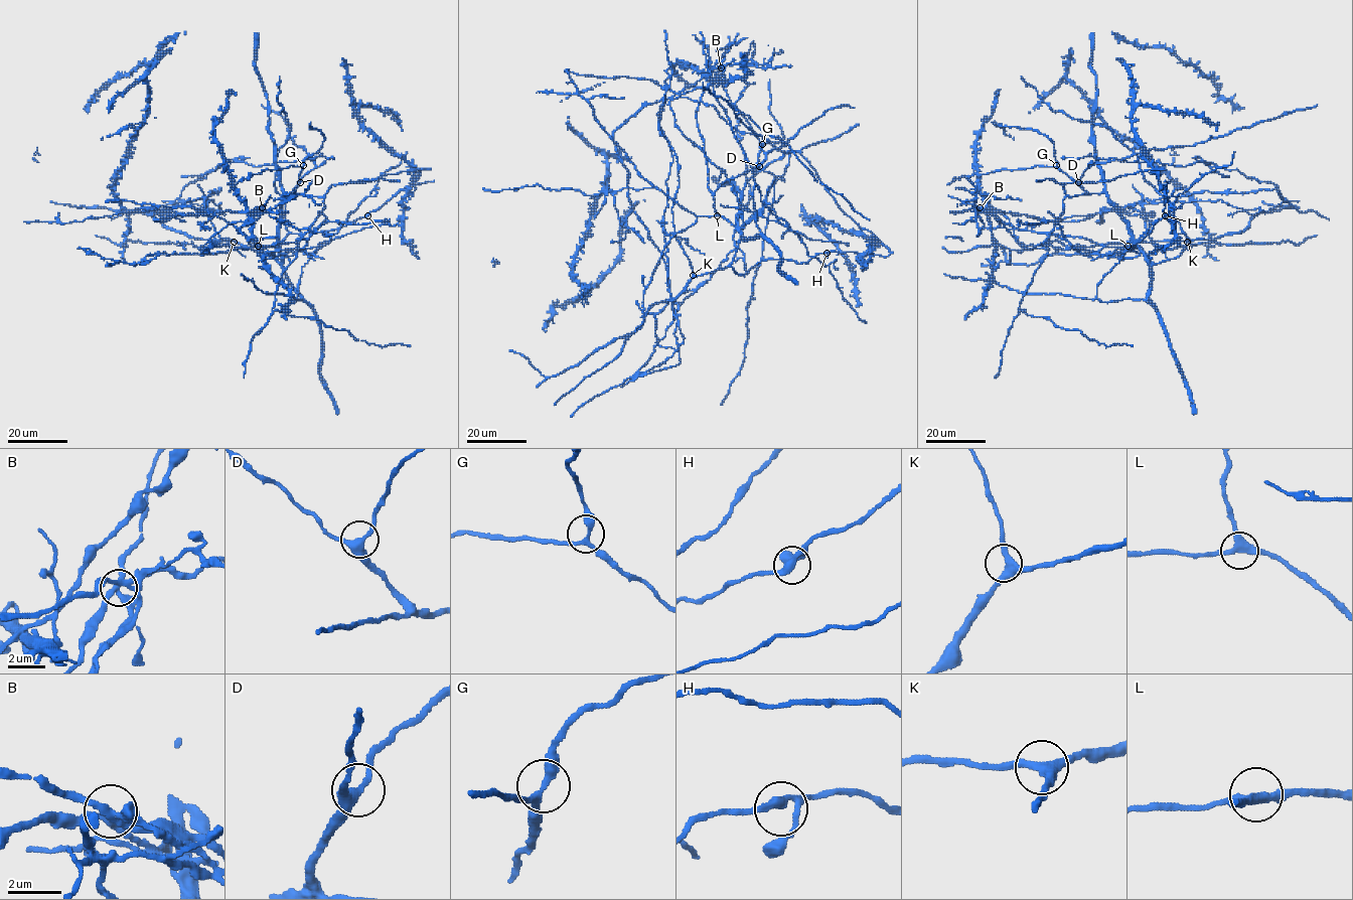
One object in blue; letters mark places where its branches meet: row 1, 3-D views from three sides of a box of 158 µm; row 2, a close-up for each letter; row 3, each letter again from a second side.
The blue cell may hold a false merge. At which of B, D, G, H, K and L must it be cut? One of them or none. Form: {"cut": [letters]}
{"cut": ["B"]}

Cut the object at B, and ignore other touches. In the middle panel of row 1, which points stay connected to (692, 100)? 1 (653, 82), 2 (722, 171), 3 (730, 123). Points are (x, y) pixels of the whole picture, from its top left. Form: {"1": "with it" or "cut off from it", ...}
{"1": "with it", "2": "cut off from it", "3": "with it"}

